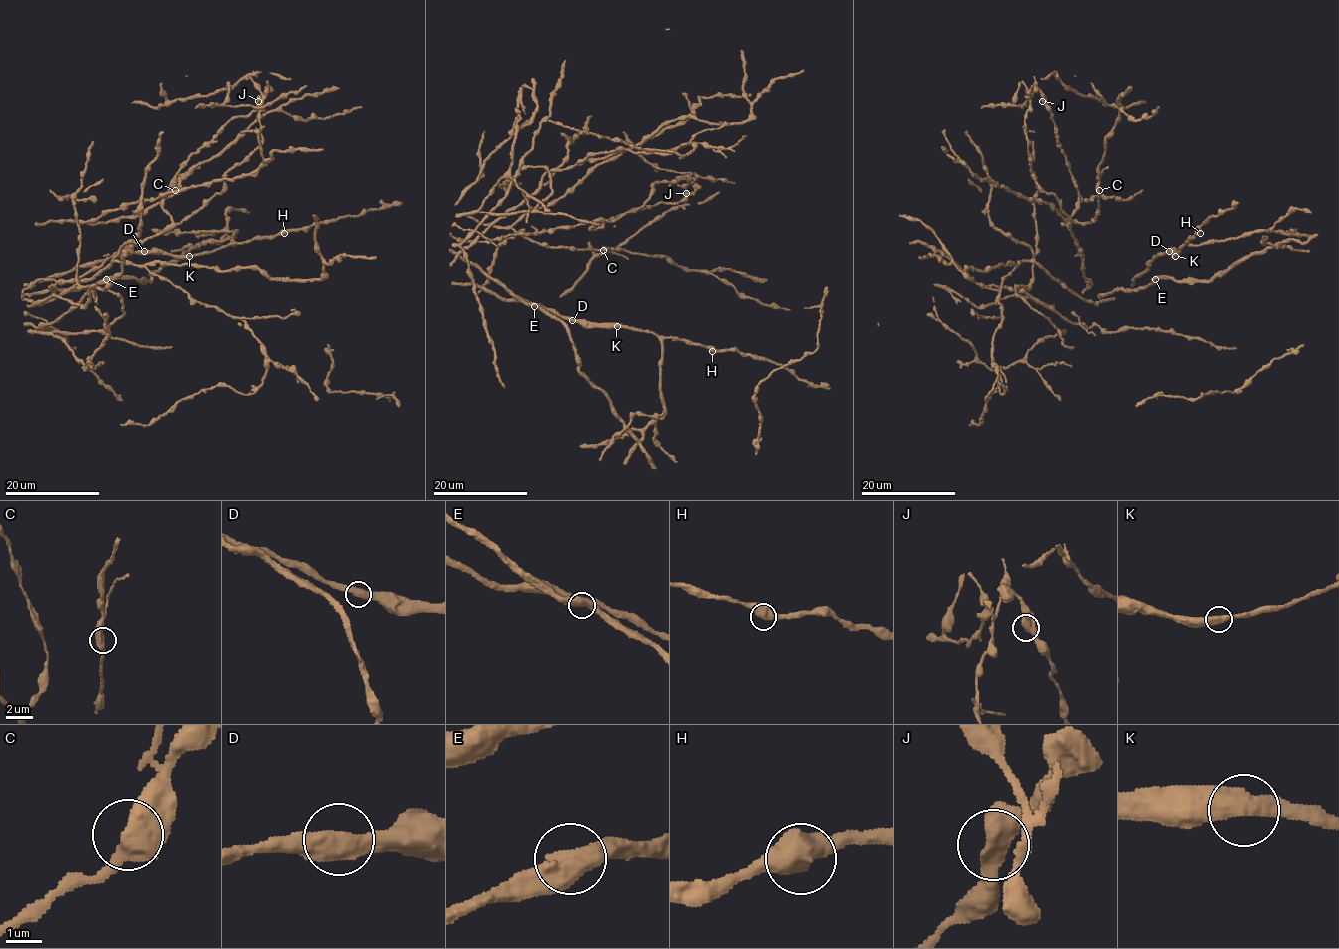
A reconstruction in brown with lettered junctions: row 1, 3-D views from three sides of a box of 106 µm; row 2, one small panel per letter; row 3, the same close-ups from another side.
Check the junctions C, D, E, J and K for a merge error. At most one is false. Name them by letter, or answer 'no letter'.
no letter

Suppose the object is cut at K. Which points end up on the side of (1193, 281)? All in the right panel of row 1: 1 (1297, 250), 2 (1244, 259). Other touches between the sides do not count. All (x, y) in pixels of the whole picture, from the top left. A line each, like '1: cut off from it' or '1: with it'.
1: with it
2: with it

